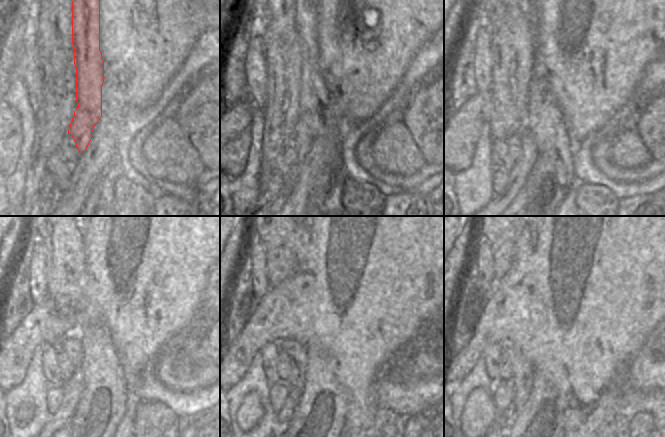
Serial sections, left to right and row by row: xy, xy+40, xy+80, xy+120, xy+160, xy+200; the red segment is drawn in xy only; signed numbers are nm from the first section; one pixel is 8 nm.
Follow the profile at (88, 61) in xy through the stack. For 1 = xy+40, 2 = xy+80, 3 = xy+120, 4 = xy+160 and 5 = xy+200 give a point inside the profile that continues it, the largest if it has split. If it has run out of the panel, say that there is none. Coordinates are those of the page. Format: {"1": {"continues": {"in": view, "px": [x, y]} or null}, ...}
{"1": {"continues": {"in": "xy+40", "px": [317, 120]}}, "2": {"continues": {"in": "xy+80", "px": [545, 169]}}, "3": {"continues": {"in": "xy+120", "px": [95, 400]}}, "4": {"continues": {"in": "xy+160", "px": [314, 415]}}, "5": {"continues": {"in": "xy+200", "px": [541, 419]}}}

